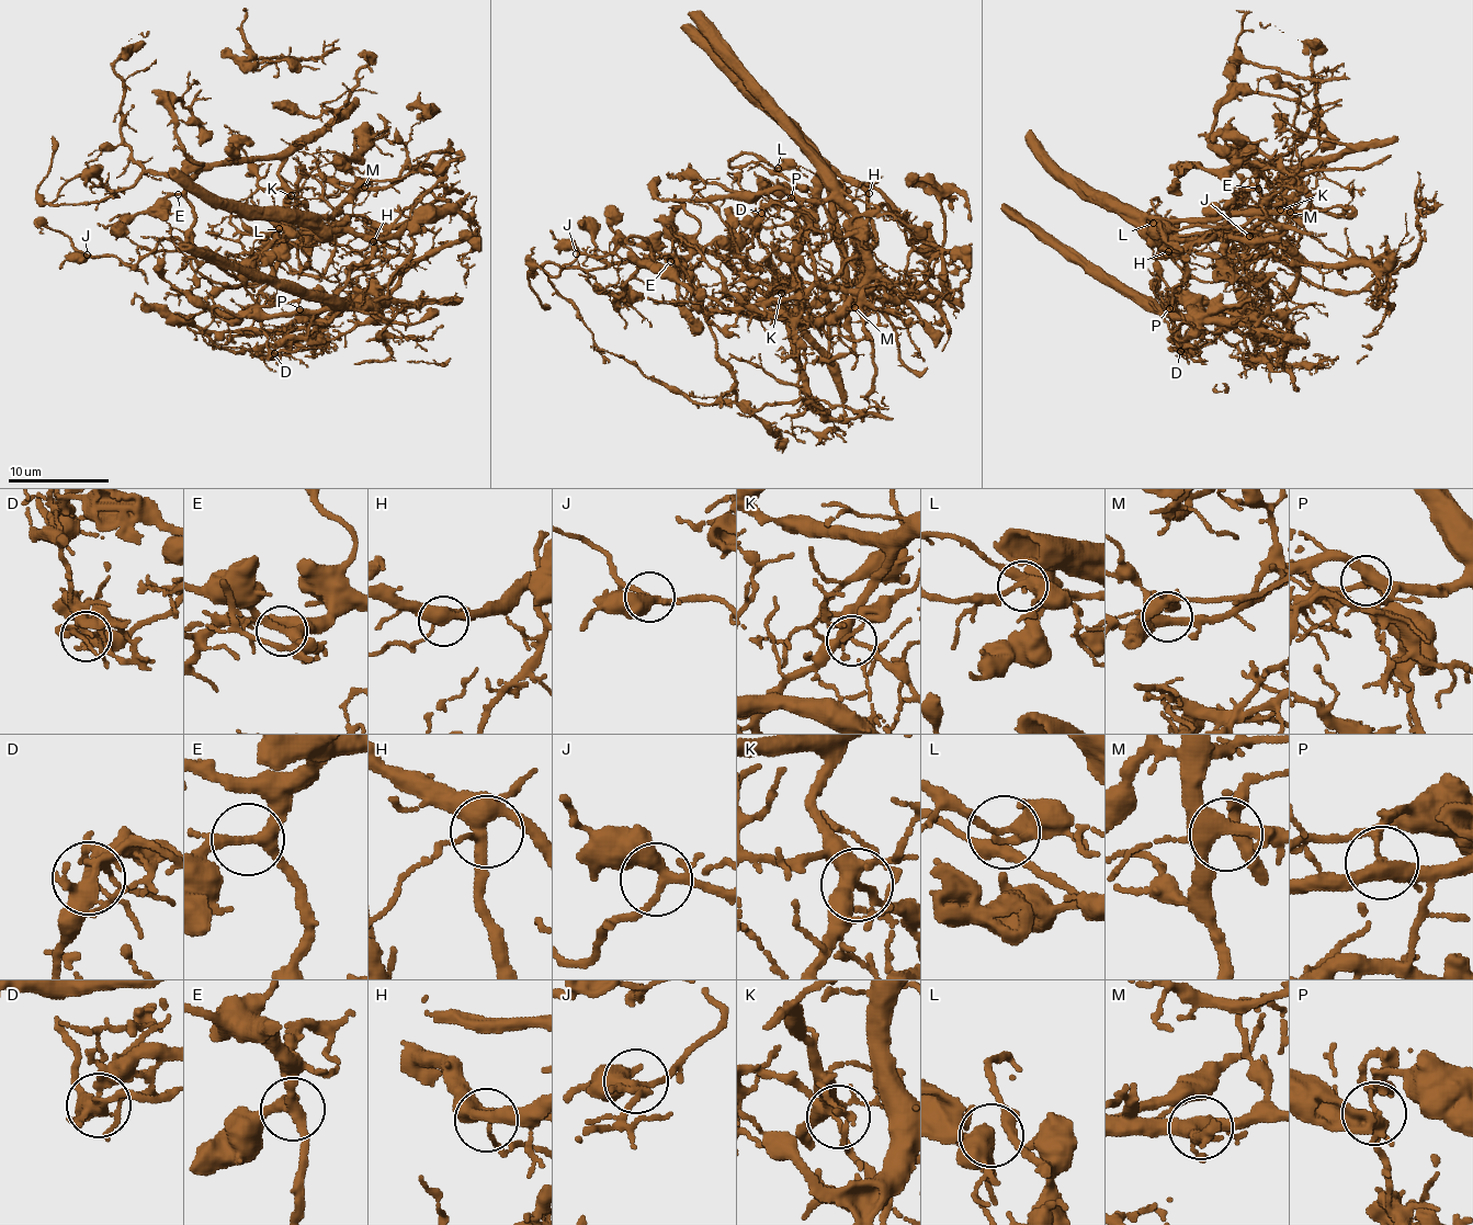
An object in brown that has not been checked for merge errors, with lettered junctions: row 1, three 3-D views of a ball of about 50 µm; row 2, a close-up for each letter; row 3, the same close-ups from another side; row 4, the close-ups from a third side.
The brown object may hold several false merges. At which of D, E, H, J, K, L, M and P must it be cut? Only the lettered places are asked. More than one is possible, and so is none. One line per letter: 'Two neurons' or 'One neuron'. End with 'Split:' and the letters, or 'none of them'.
D: Two neurons
E: One neuron
H: One neuron
J: One neuron
K: One neuron
L: One neuron
M: One neuron
P: Two neurons
Split: D, P

